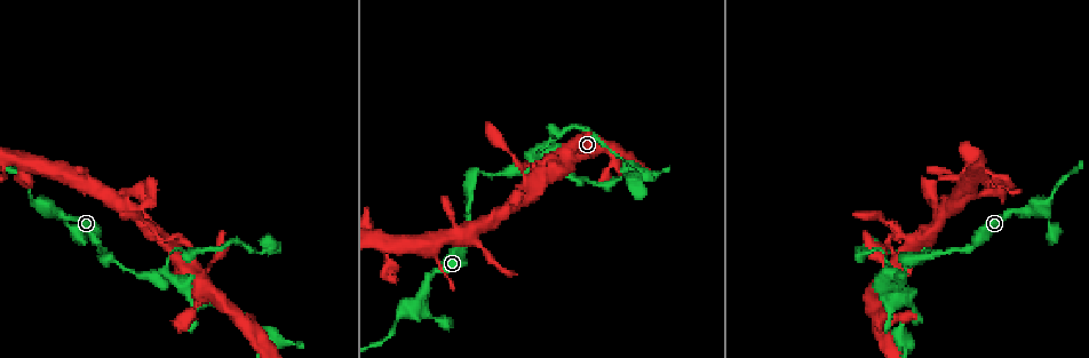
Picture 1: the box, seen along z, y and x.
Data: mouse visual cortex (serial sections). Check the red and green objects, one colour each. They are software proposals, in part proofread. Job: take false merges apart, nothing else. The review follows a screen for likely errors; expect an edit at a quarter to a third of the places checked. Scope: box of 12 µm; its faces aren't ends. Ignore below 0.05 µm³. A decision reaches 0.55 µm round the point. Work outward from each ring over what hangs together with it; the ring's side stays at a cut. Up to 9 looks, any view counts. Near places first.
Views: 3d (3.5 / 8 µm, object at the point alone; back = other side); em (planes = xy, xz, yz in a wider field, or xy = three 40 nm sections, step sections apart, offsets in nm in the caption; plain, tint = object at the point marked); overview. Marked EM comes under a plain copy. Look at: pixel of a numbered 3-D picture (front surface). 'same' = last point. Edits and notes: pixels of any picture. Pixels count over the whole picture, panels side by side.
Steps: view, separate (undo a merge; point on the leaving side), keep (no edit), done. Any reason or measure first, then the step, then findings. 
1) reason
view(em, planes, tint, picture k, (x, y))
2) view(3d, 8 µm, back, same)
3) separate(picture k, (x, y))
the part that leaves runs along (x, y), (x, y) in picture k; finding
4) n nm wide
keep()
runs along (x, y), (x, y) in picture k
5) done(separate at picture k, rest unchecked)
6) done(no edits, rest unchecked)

view(3d, 3.5 µm, picture 1, (106, 258))

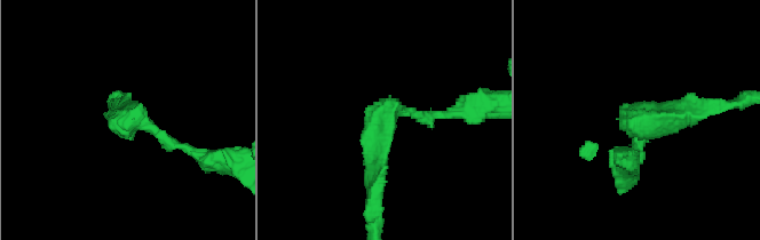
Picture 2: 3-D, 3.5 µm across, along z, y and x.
arms of 150, 200 nm
view(em, xy, step 2, tint, picture 2, (126, 119))

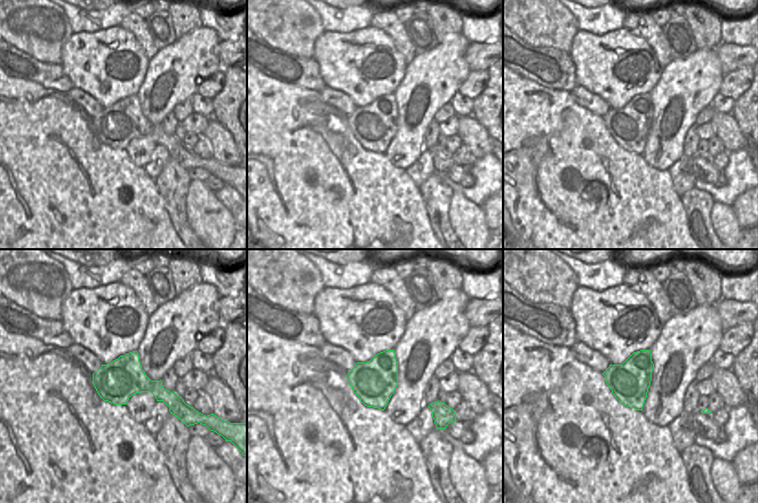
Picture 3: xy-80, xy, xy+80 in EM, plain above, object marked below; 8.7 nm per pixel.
keep()
runs along (377, 188), (380, 124), (394, 112), (450, 112) in picture 2; all the same cell

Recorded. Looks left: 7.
three arms meet
view(3d, 3.5 µm, picture 1, (892, 273))

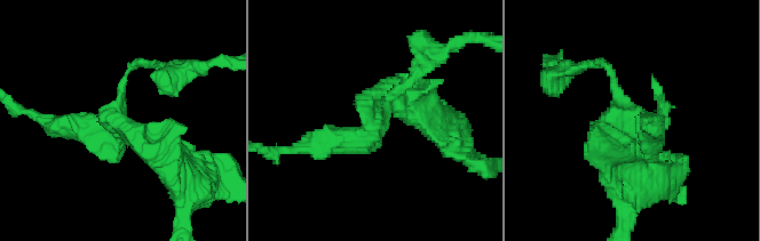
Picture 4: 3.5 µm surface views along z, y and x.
3 arms; arms of 100, 350, 350 nm; now the EM
view(em, xy, step 3, tint, picture 4, (371, 116))

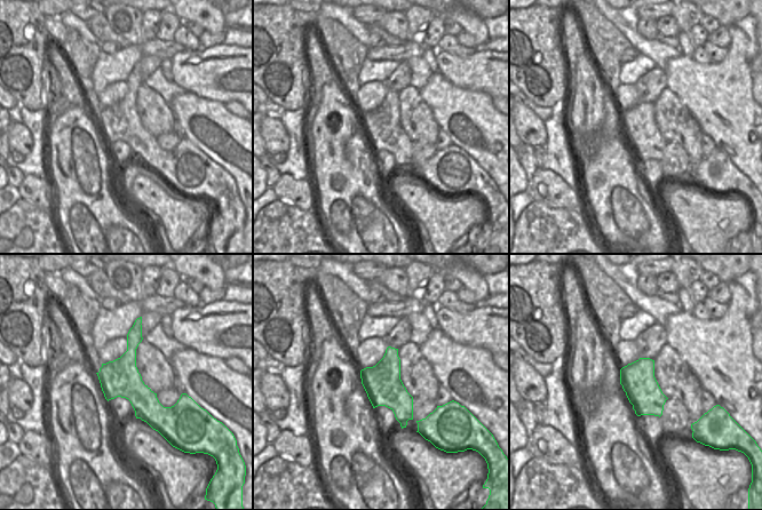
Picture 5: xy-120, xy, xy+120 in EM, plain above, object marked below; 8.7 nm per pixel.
keep()
all the same cell

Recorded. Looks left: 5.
view(3d, 8 µm, picture 1, (625, 169))

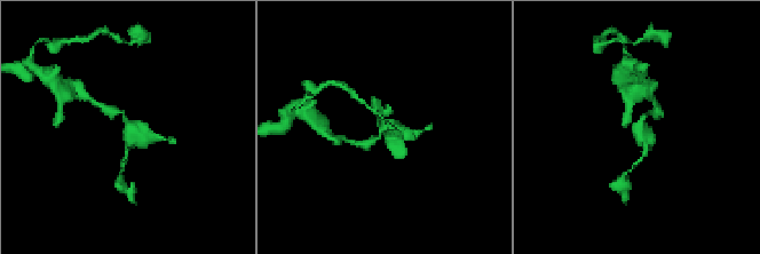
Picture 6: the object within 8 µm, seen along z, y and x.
now the EM
view(em, xy, step 1, tint, picture 6, (130, 132))

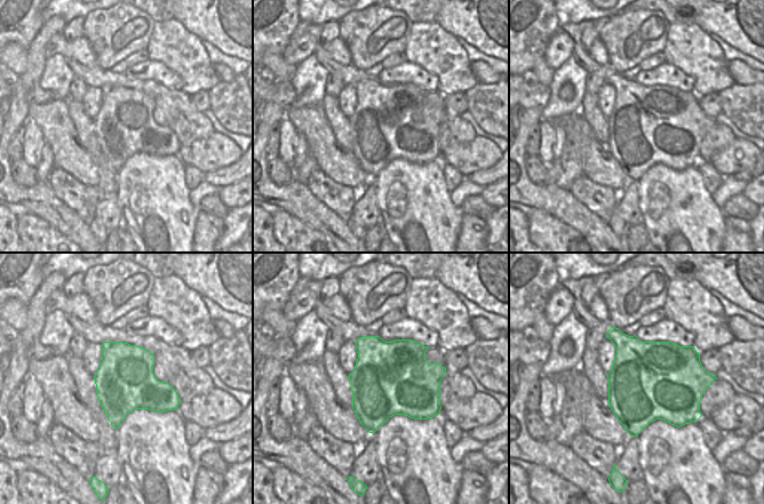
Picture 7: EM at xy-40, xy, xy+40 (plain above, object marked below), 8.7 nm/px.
arms of 150, 150, 350 nm
keep()
runs along (116, 112), (140, 139), (160, 139) in picture 6; all the same cell

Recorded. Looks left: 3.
calibre changes
view(3d, 3.5 µm, picture 1, (636, 171))

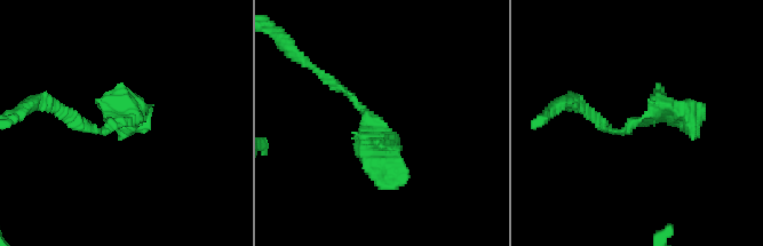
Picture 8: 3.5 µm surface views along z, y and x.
need the tissue
view(em, xy, step 2, tint, picture 8, (645, 121))

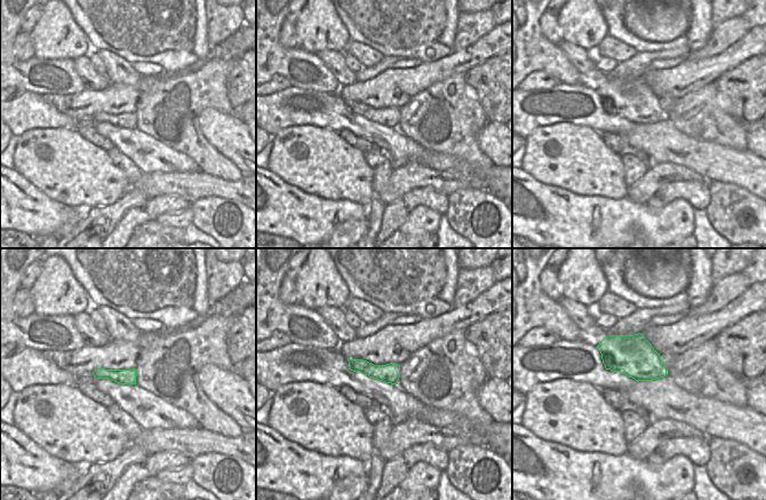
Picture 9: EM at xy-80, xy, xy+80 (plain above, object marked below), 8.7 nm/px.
view(em, planes, tint, same)

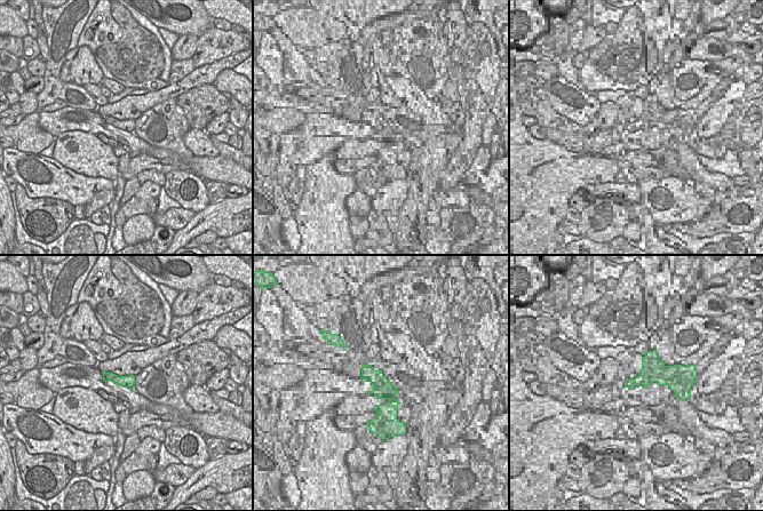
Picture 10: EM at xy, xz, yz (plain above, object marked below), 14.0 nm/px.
keep()
runs along (325, 77), (382, 127), (374, 176) in picture 8; all the same cell

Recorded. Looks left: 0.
done(no edits, rest unchecked)

